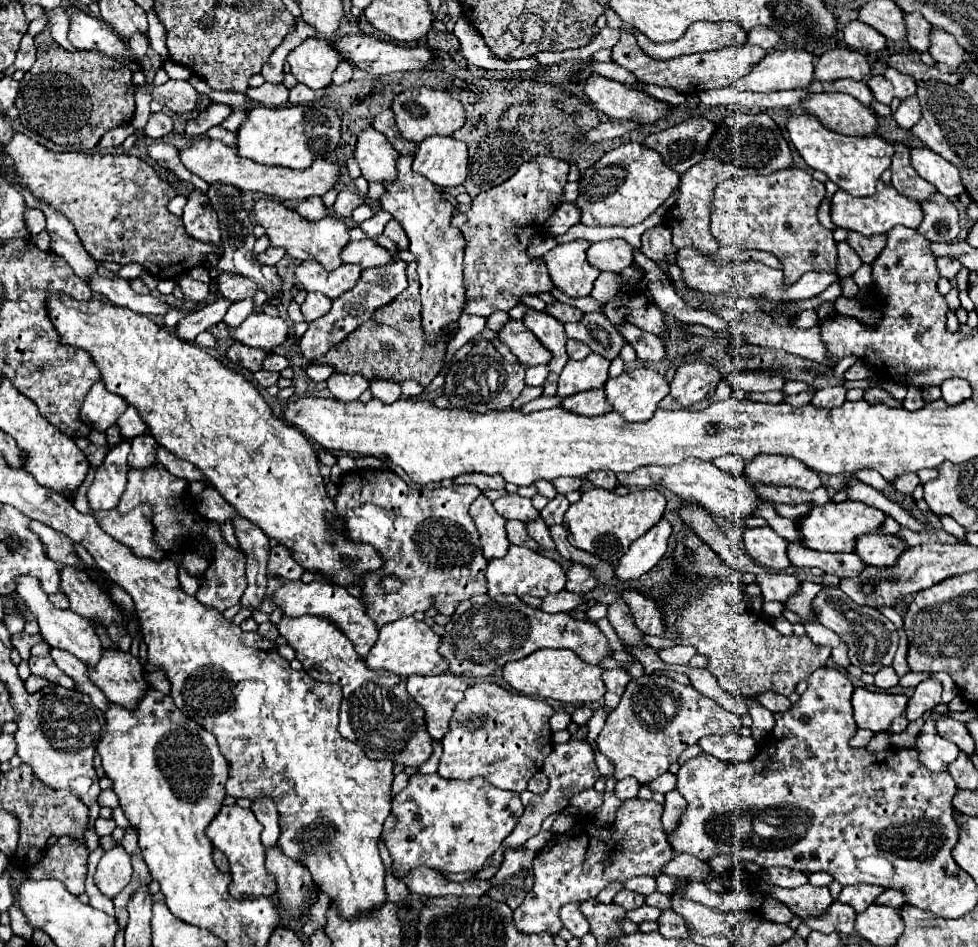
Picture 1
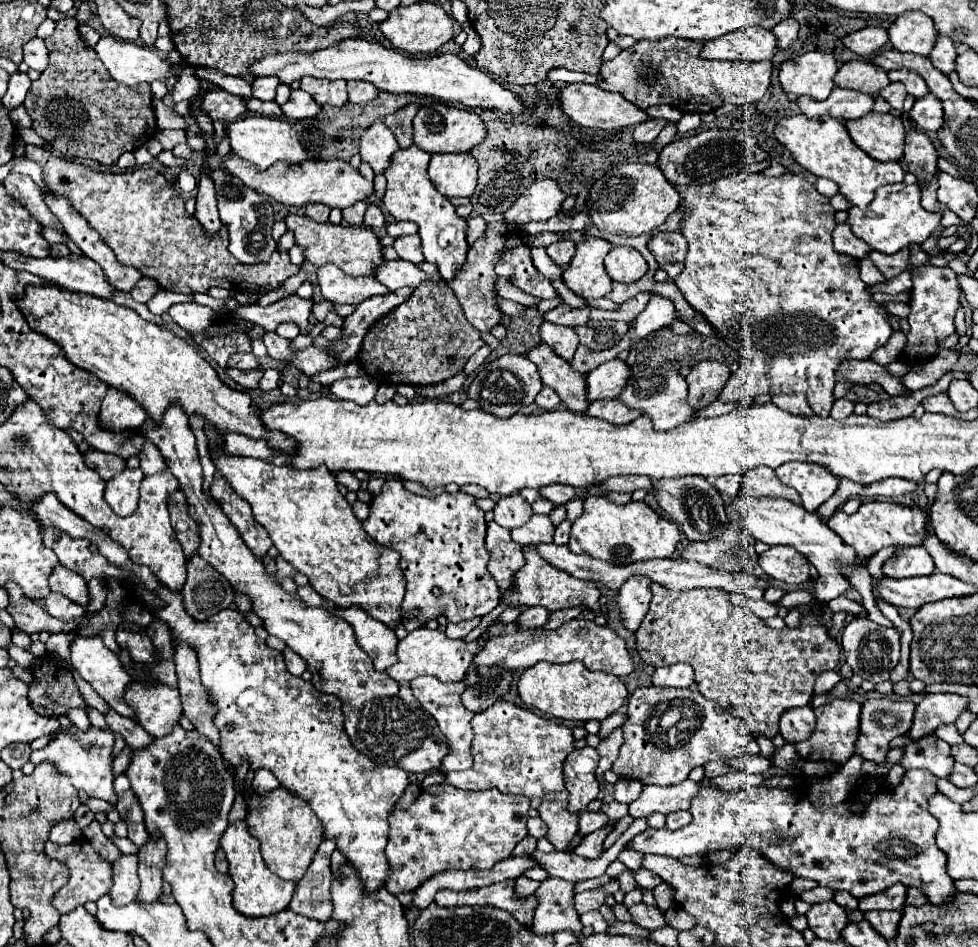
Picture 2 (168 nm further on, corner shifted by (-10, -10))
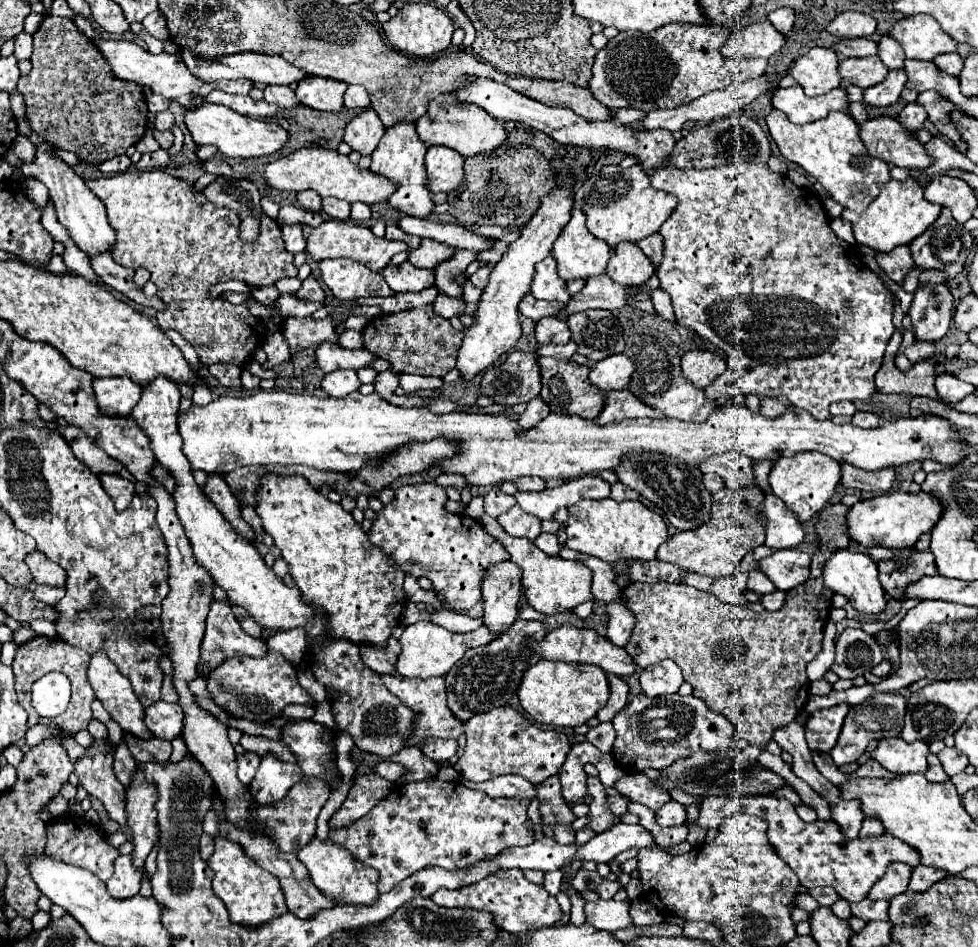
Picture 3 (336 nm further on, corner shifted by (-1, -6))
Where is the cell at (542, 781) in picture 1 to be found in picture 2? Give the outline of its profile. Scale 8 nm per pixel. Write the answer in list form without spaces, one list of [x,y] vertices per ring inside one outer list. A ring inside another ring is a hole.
[[[567,790],[551,792],[543,796],[543,802],[539,806],[539,816],[549,826],[547,838],[555,850],[567,850],[579,828],[578,814],[569,814],[567,810],[567,798]]]

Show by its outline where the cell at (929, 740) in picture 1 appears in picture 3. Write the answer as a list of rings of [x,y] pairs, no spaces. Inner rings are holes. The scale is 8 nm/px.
[[[886,738],[880,740],[876,750],[870,752],[870,758],[880,762],[888,772],[908,774],[908,772],[926,772],[926,742],[908,744],[902,738]]]

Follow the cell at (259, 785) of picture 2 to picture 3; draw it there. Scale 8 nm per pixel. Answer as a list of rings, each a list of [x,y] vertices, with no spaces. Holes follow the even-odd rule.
[[[244,752],[244,754],[240,754],[236,758],[236,762],[238,762],[238,780],[248,786],[252,782],[252,778],[254,778],[256,770],[258,770],[260,756],[254,754],[254,752]]]

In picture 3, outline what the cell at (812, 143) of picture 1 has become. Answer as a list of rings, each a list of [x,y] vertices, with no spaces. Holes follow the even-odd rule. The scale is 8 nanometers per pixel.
[[[772,110],[766,116],[770,136],[778,144],[780,154],[812,174],[830,196],[854,212],[864,212],[868,204],[880,194],[880,188],[890,180],[890,168],[884,160],[868,154],[858,124],[846,112],[830,112],[828,118],[810,124],[792,124],[786,114]]]

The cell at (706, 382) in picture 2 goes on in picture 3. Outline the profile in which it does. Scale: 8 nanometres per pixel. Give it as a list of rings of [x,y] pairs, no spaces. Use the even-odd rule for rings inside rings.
[[[690,350],[682,356],[682,374],[698,388],[710,386],[724,370],[726,362],[712,352]]]

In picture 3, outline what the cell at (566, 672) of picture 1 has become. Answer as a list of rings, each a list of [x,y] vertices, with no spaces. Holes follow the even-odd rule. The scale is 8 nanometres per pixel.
[[[538,660],[532,664],[520,684],[518,698],[522,708],[538,722],[552,726],[586,724],[608,702],[610,686],[602,668],[594,664],[568,664],[558,660]]]

